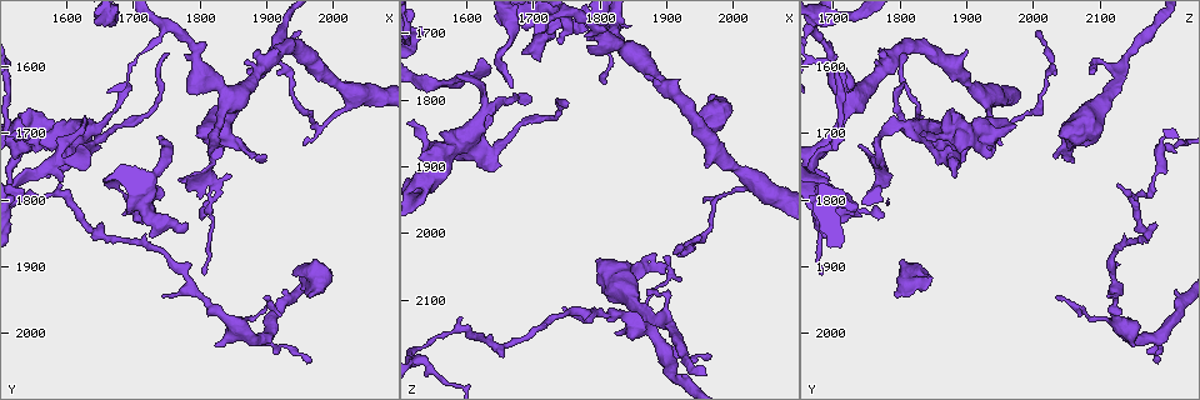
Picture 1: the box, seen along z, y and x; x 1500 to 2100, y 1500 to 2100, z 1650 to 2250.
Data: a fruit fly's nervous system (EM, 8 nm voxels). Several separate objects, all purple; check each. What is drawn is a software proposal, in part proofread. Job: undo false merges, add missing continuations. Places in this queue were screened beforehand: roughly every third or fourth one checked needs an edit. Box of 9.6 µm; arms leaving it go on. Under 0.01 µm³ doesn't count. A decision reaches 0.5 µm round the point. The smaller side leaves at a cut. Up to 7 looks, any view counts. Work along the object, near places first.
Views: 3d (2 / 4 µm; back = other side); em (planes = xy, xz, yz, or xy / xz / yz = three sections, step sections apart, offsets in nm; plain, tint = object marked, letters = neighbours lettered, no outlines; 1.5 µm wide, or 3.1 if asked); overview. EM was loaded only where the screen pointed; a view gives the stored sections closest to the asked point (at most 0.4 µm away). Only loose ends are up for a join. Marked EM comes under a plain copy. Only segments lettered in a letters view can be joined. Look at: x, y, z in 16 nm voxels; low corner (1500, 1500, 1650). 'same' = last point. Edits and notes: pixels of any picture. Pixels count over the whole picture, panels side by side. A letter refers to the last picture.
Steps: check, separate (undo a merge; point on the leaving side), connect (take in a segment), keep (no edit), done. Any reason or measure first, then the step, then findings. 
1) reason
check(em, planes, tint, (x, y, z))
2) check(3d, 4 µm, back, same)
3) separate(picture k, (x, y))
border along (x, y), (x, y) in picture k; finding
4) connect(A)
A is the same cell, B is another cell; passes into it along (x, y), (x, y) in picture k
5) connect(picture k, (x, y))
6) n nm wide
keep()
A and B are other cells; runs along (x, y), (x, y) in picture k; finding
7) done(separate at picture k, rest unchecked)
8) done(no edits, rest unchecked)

thick turns thin
check(3d, 4 µm, back, (1570, 1715, 2220))

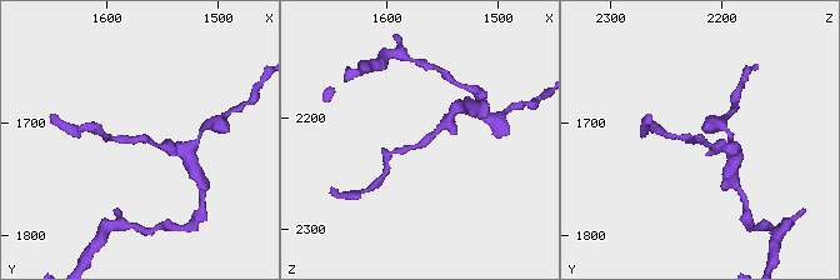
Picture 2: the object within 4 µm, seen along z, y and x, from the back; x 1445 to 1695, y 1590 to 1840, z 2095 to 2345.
check(em, planes, tint, (1568, 1716, 2224))

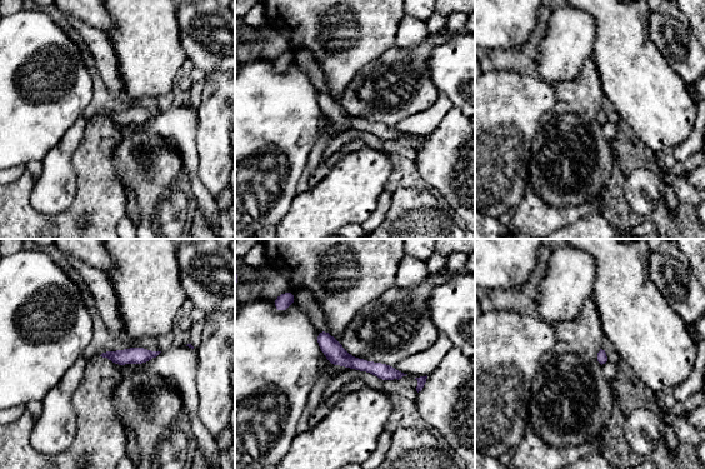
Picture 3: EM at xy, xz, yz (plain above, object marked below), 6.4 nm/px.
what lies round it
check(em, planes, letters, same)

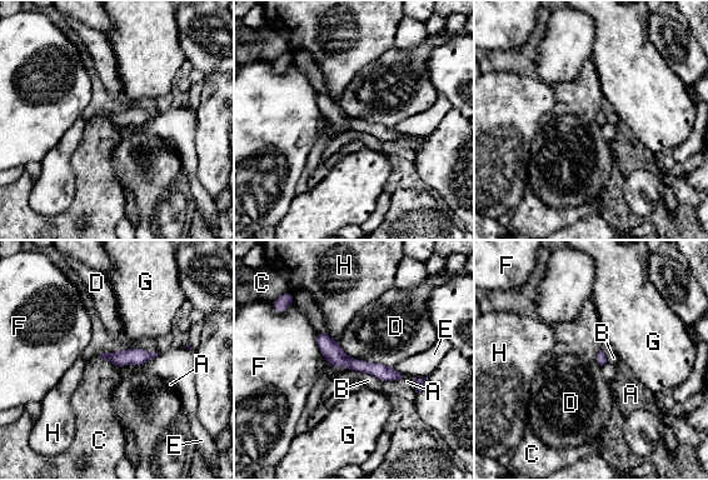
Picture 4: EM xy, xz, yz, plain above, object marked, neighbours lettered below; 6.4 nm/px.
keep()
A, B, C, D, E, F, G and H are other cells; border along (330, 365), (342, 365), (348, 369) in picture 4; one neuron here

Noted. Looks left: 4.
stops while still wide
check(3d, 4 µm, (1795, 1705, 2040))

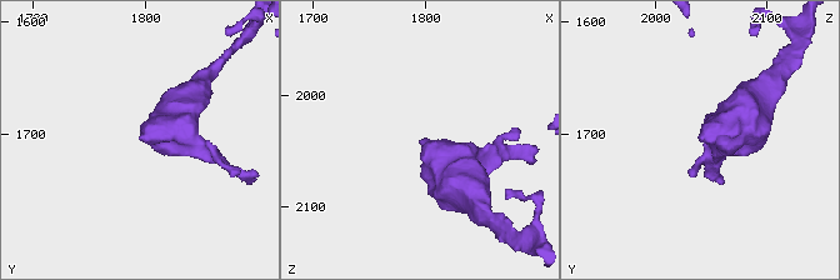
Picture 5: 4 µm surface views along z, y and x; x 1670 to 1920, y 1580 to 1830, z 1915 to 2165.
check(em, planes, tint, (1796, 1706, 2042))

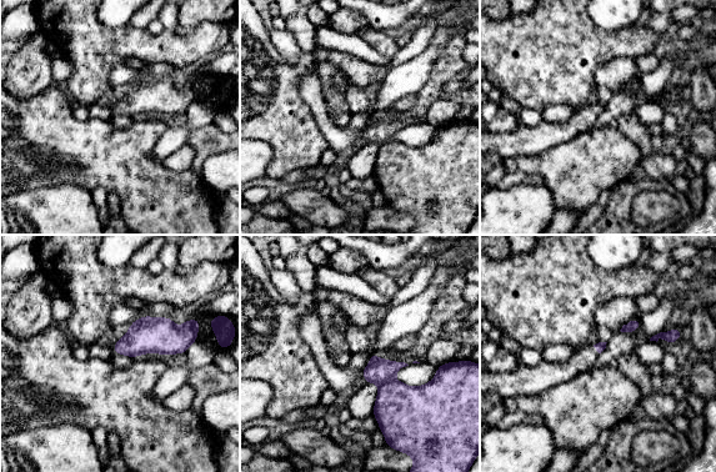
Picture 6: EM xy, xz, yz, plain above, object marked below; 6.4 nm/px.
what lies round it
check(em, planes, letters, same)

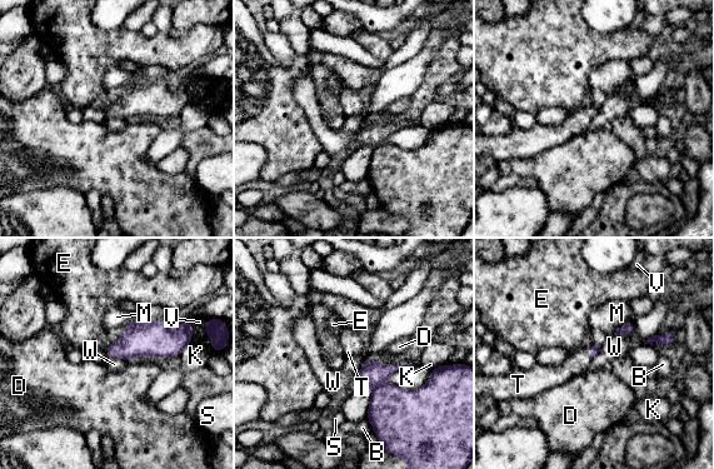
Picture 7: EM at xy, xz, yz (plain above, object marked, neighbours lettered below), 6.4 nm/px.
connect(picture 7, (577, 362))
T is the same cell, B, D, E, K, M, S, V and W are other cells; the neuron continues

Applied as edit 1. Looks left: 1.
done(connect at picture 7, rest unchecked)

